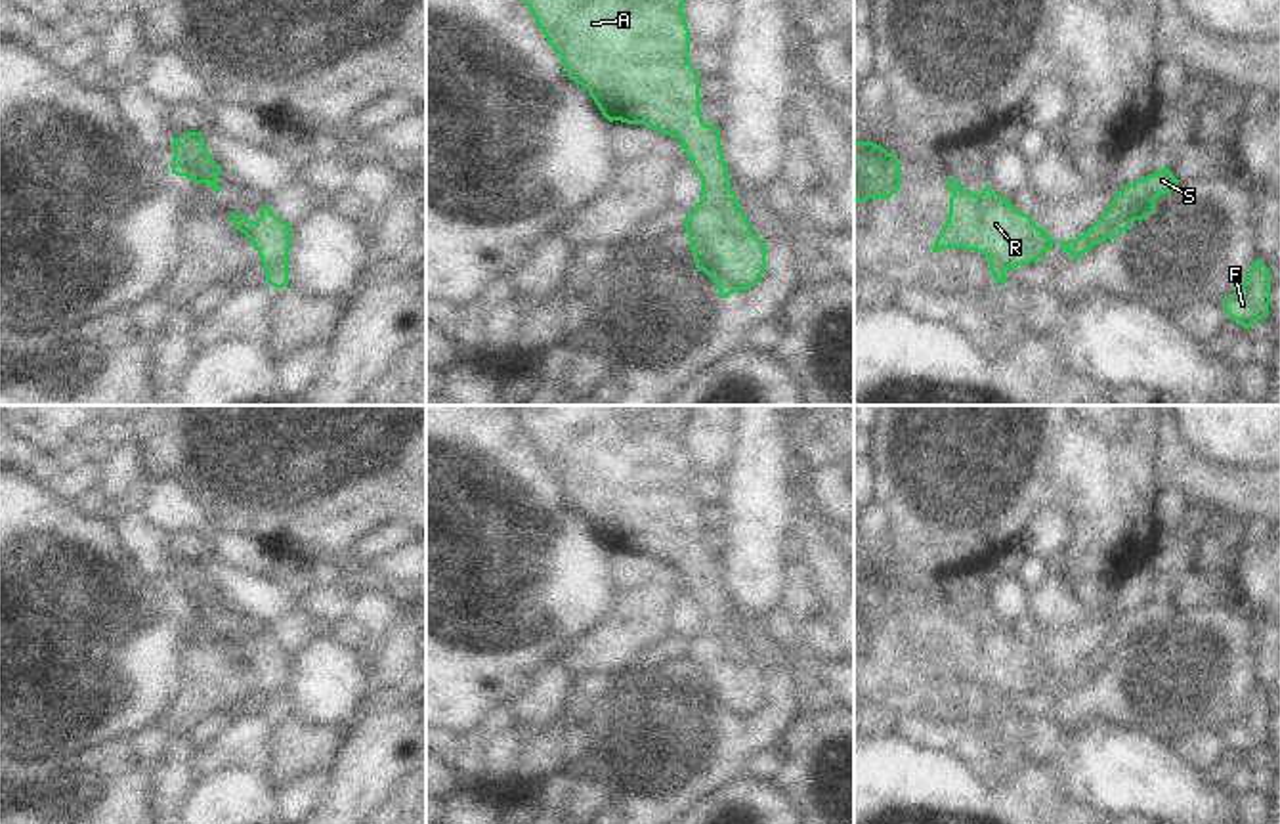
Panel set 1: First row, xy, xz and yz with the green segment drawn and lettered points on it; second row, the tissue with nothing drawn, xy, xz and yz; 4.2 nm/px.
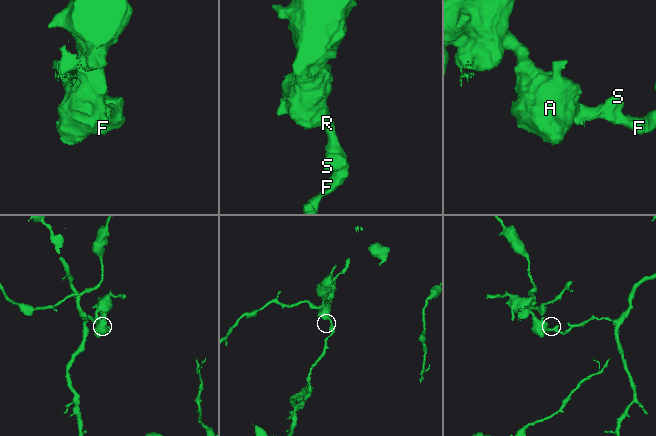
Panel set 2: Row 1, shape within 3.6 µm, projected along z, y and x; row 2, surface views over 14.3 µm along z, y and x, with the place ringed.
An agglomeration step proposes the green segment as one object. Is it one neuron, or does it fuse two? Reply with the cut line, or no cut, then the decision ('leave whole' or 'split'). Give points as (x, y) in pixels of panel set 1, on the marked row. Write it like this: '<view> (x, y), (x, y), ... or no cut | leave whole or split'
no cut | leave whole

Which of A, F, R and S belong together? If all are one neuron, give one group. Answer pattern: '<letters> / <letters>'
A F R S

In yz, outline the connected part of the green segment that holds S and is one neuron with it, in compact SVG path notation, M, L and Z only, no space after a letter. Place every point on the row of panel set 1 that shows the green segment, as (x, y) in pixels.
M1163 166L1142 180L1135 180L1114 195L1112 206L1079 237L1058 241L1060 250L1079 258L1095 245L1120 237L1135 220L1150 216L1160 195L1175 191L1179 180Z

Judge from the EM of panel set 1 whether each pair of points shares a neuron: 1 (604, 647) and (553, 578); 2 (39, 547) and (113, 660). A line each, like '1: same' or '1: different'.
1: different
2: same

